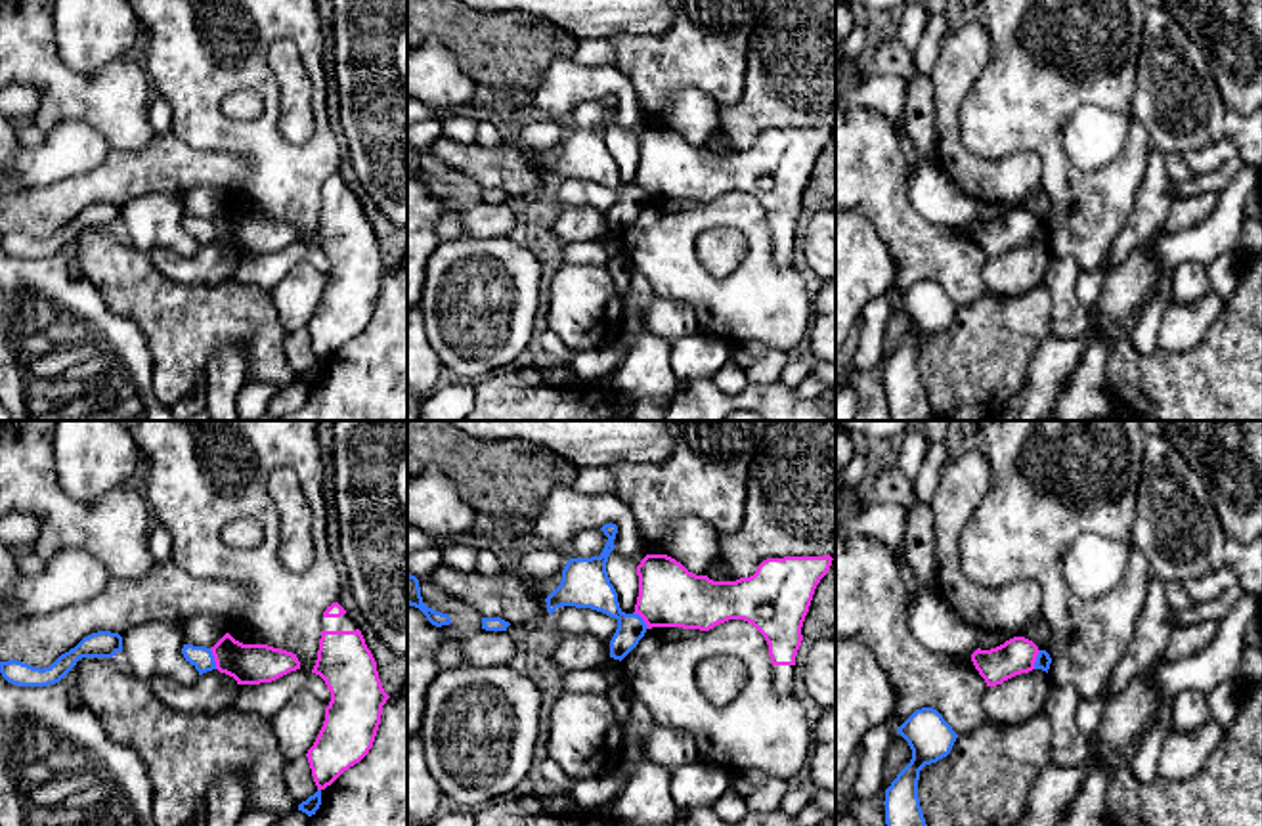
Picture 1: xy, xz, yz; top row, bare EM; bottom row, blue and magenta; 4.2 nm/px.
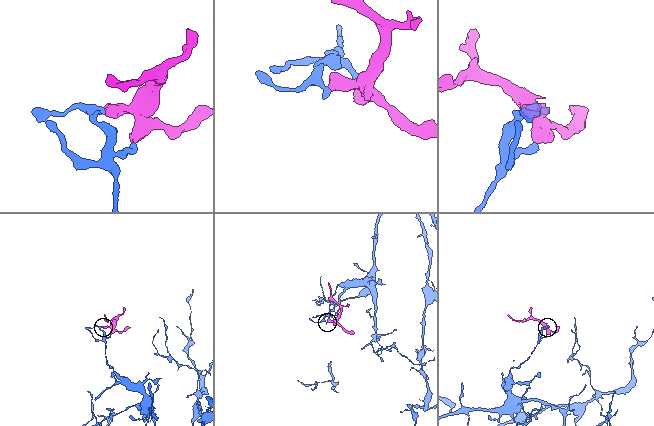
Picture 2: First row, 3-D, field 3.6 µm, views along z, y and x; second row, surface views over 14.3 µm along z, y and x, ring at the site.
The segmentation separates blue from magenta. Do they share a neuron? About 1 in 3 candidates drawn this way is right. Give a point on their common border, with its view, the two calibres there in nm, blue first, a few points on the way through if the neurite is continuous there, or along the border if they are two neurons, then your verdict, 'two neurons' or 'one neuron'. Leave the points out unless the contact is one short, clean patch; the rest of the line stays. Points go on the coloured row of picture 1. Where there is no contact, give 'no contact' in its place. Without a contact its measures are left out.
contact xy (213, 658); calibres 90 and 180 nm; two neurons

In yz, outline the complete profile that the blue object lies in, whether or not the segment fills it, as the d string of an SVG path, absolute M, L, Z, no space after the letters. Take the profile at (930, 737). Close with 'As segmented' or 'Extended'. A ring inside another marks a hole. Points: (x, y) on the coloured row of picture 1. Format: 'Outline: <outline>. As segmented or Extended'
Outline: M933 707L916 709L897 732L908 742L912 759L885 790L885 824L927 826L918 797L920 771L946 757L958 734Z. As segmented

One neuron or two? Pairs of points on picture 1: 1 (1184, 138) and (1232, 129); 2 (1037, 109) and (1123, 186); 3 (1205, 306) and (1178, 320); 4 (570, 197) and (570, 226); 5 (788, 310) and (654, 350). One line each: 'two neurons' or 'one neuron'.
1: one neuron
2: one neuron
3: one neuron
4: two neurons
5: two neurons

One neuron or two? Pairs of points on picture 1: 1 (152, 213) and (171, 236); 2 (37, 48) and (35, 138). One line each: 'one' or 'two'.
1: one
2: two

